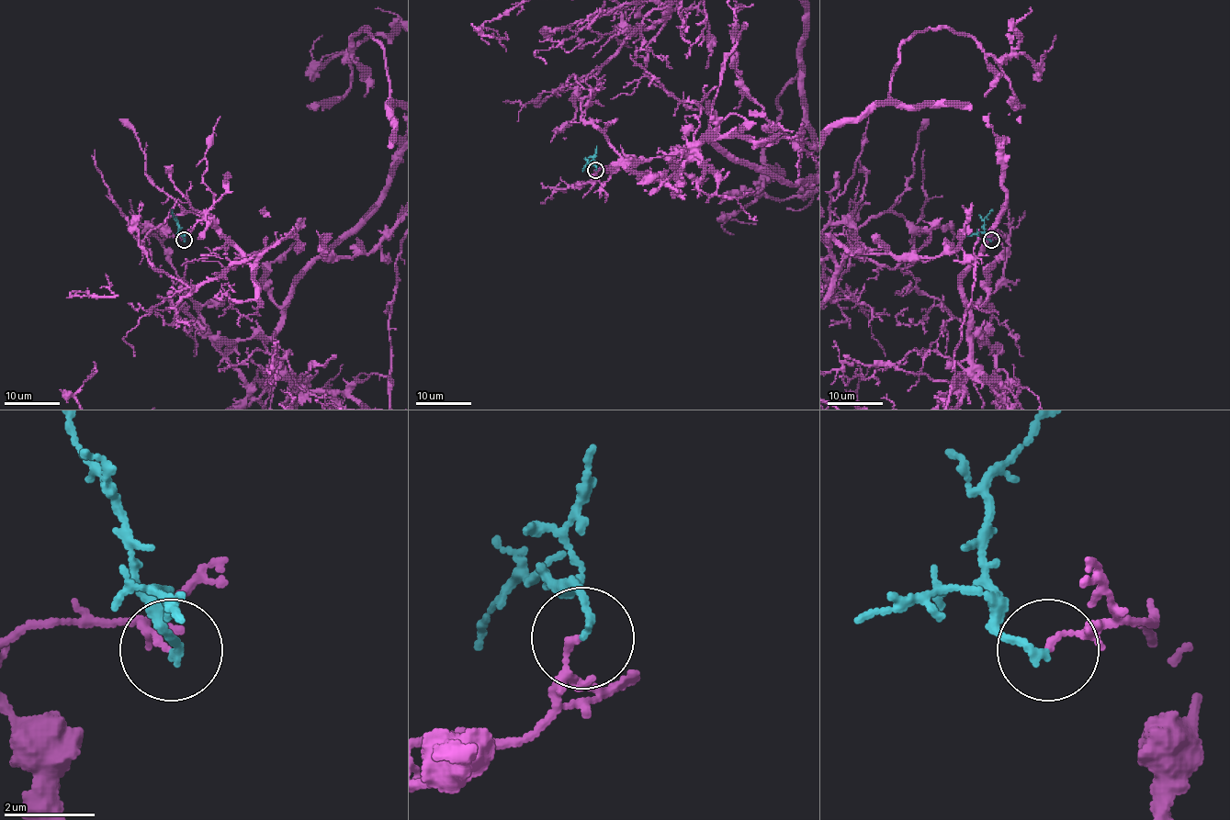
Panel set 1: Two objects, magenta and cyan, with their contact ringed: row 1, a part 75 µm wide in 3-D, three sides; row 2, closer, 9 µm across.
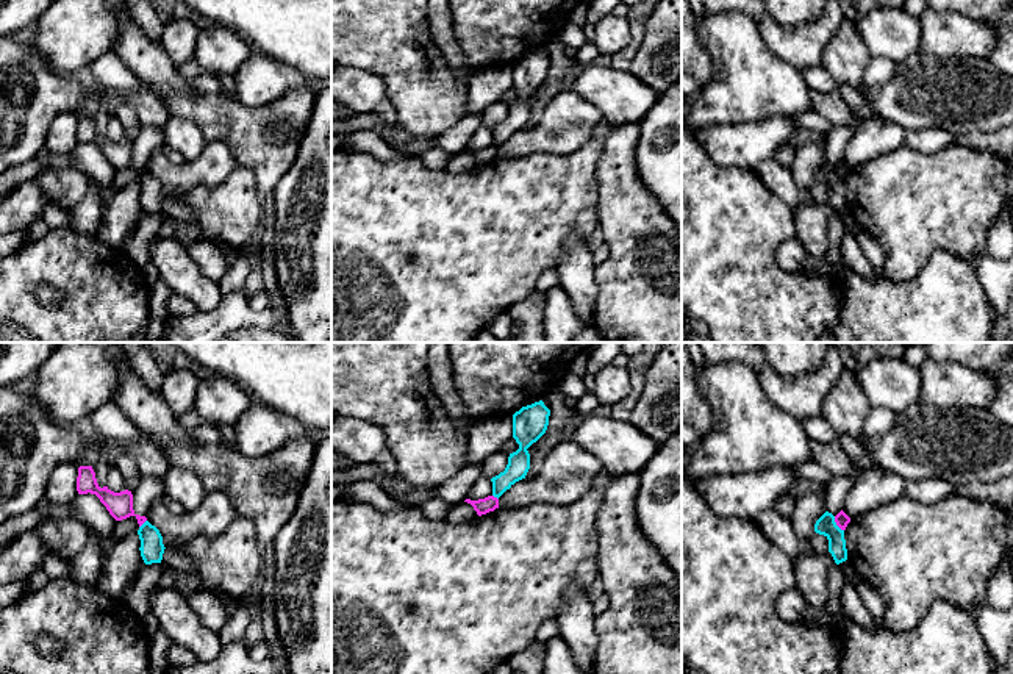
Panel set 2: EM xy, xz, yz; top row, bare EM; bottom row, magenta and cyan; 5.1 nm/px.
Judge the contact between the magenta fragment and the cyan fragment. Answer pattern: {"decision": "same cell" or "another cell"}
{"decision": "another cell"}

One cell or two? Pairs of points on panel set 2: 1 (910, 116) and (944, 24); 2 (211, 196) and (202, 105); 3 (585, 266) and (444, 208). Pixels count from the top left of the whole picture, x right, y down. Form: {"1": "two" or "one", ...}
{"1": "two", "2": "two", "3": "two"}

